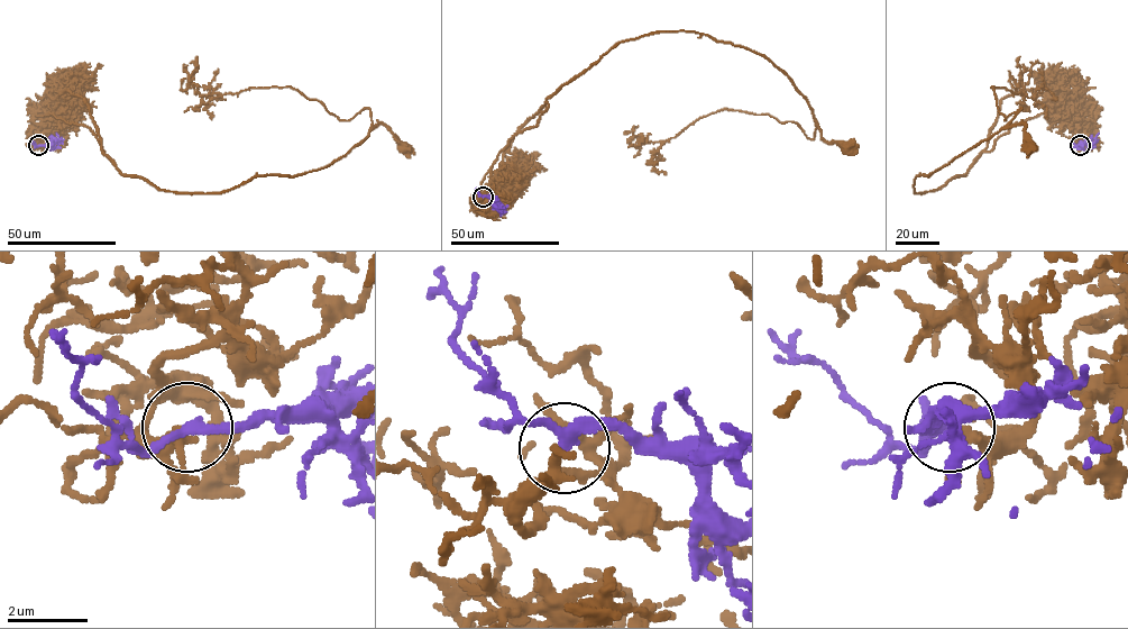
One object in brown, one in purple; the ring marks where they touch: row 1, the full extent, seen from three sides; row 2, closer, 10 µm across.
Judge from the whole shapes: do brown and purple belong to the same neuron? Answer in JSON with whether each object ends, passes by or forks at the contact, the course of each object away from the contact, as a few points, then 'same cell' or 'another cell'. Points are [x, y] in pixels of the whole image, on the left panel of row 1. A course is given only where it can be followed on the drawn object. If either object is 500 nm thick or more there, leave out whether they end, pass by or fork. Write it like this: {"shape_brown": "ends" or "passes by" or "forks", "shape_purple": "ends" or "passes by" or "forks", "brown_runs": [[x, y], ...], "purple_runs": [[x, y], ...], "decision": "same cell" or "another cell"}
{"shape_brown": "passes by", "shape_purple": "passes by", "brown_runs": [[38, 145], [29, 120], [53, 114], [85, 125], [122, 174], [199, 193], [330, 165], [378, 124], [403, 148]], "purple_runs": [[39, 145], [53, 143], [52, 147], [58, 139], [56, 133]], "decision": "same cell"}

